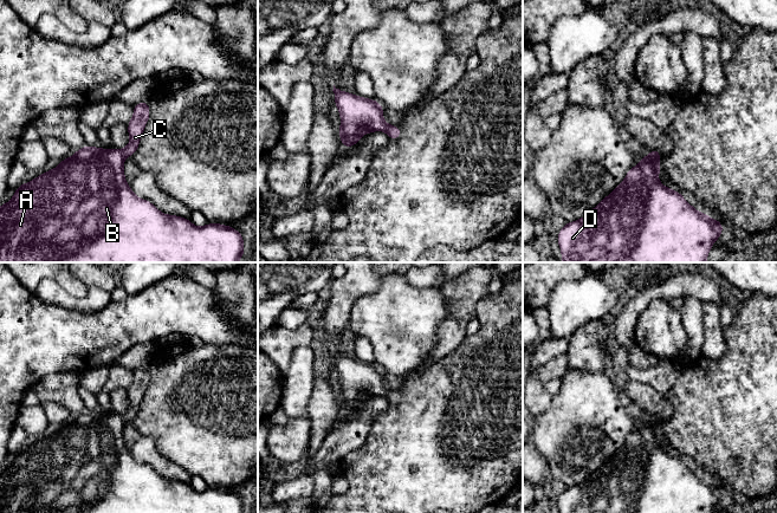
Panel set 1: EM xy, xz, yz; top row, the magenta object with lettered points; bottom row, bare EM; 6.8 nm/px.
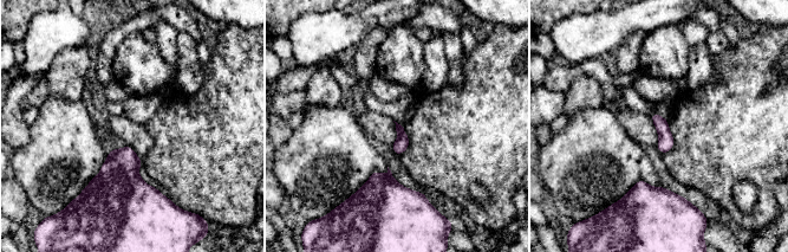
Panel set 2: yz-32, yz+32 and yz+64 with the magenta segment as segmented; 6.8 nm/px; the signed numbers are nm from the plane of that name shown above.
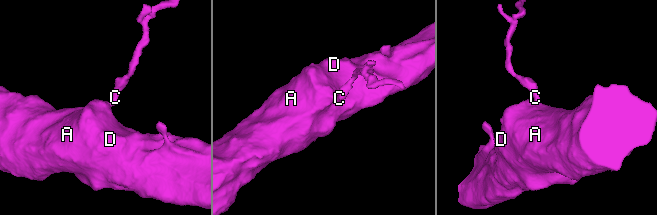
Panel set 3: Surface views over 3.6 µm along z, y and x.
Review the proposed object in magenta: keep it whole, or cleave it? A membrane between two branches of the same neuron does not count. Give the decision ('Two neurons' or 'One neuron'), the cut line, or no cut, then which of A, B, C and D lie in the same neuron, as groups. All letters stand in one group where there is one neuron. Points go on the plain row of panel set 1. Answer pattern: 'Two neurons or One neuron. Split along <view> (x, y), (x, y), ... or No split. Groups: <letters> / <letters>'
Two neurons. Split along xy (120, 415), (124, 422). Groups: A B D / C

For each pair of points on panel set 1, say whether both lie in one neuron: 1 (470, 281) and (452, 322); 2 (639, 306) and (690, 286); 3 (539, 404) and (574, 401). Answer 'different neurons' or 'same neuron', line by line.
1: same neuron
2: same neuron
3: different neurons

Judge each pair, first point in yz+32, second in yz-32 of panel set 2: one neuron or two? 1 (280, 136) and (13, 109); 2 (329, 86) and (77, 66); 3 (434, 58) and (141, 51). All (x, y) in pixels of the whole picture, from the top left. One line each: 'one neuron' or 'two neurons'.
1: one neuron
2: one neuron
3: two neurons

